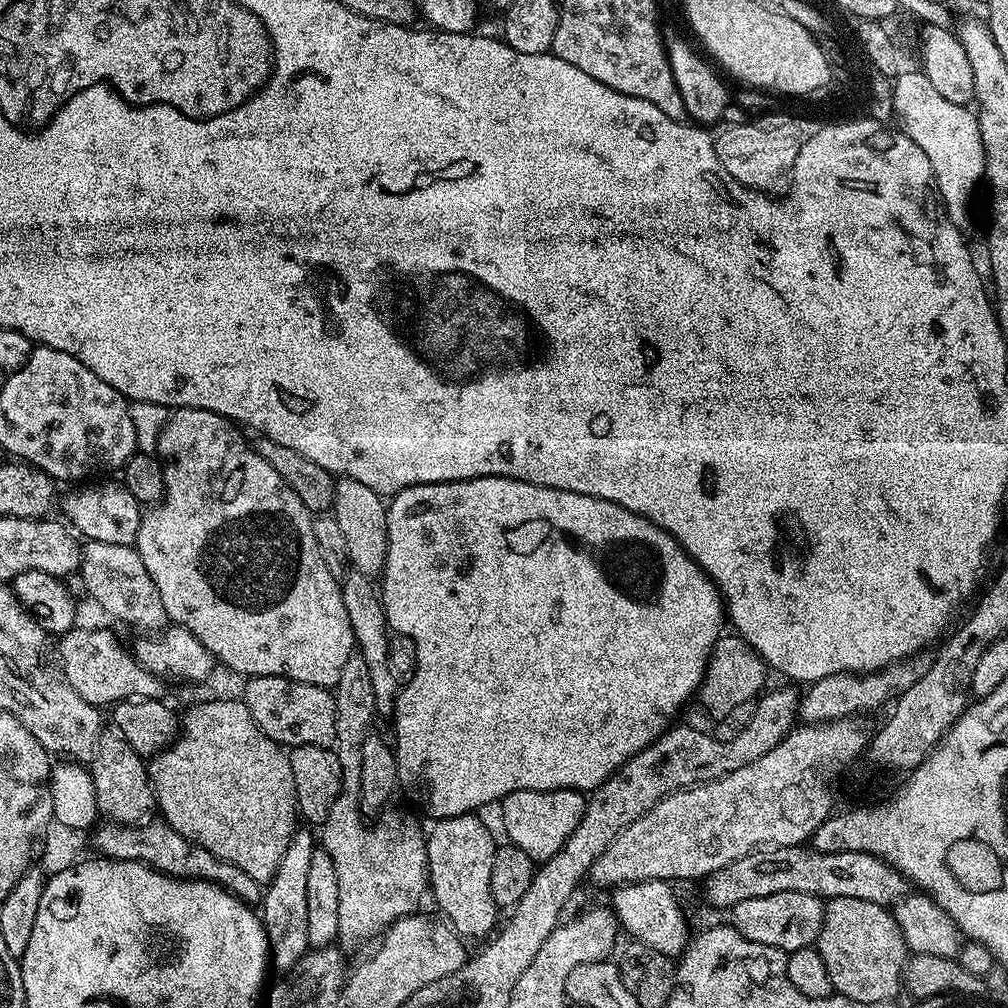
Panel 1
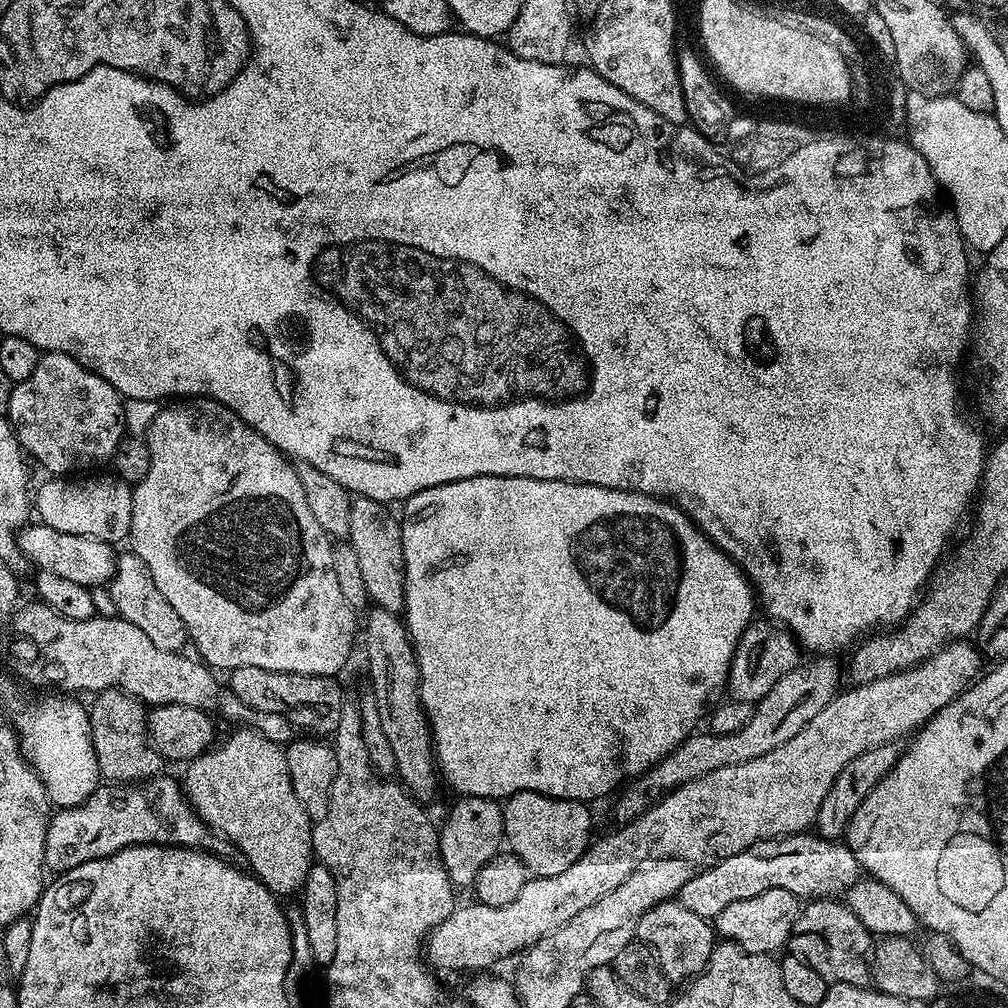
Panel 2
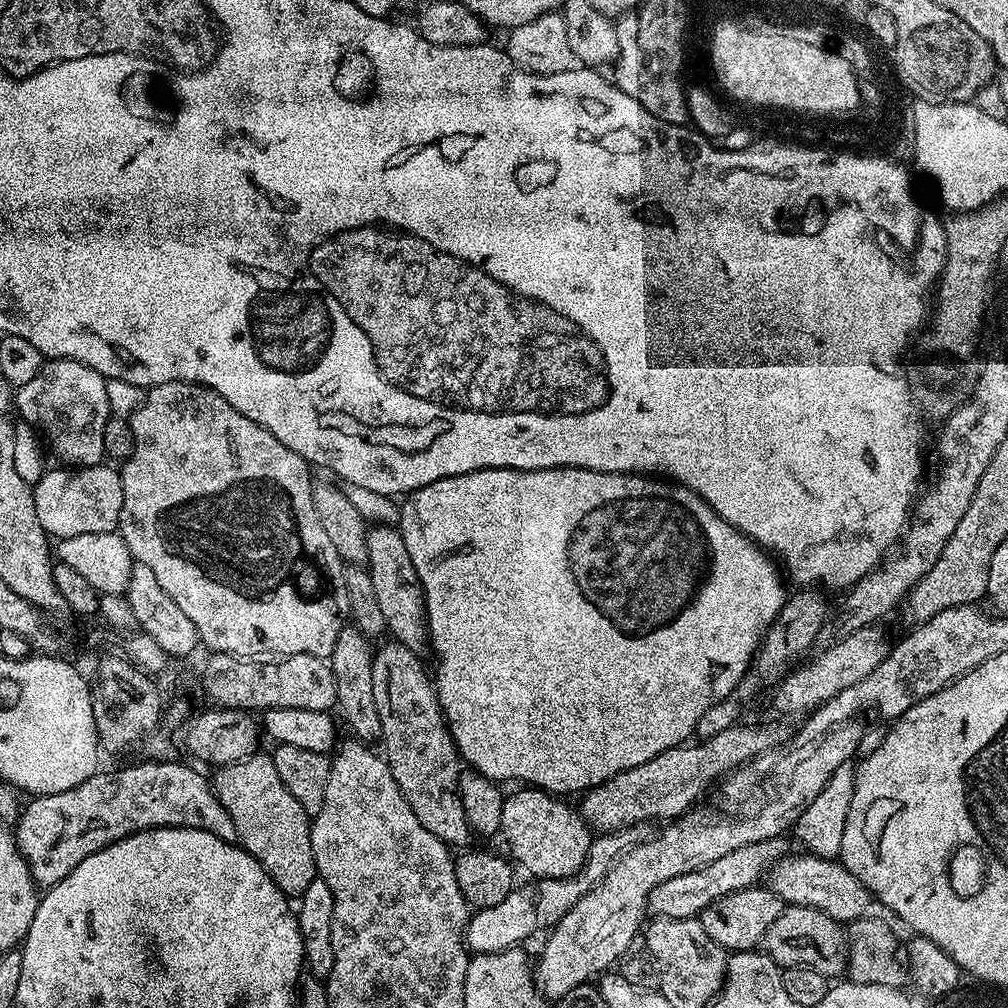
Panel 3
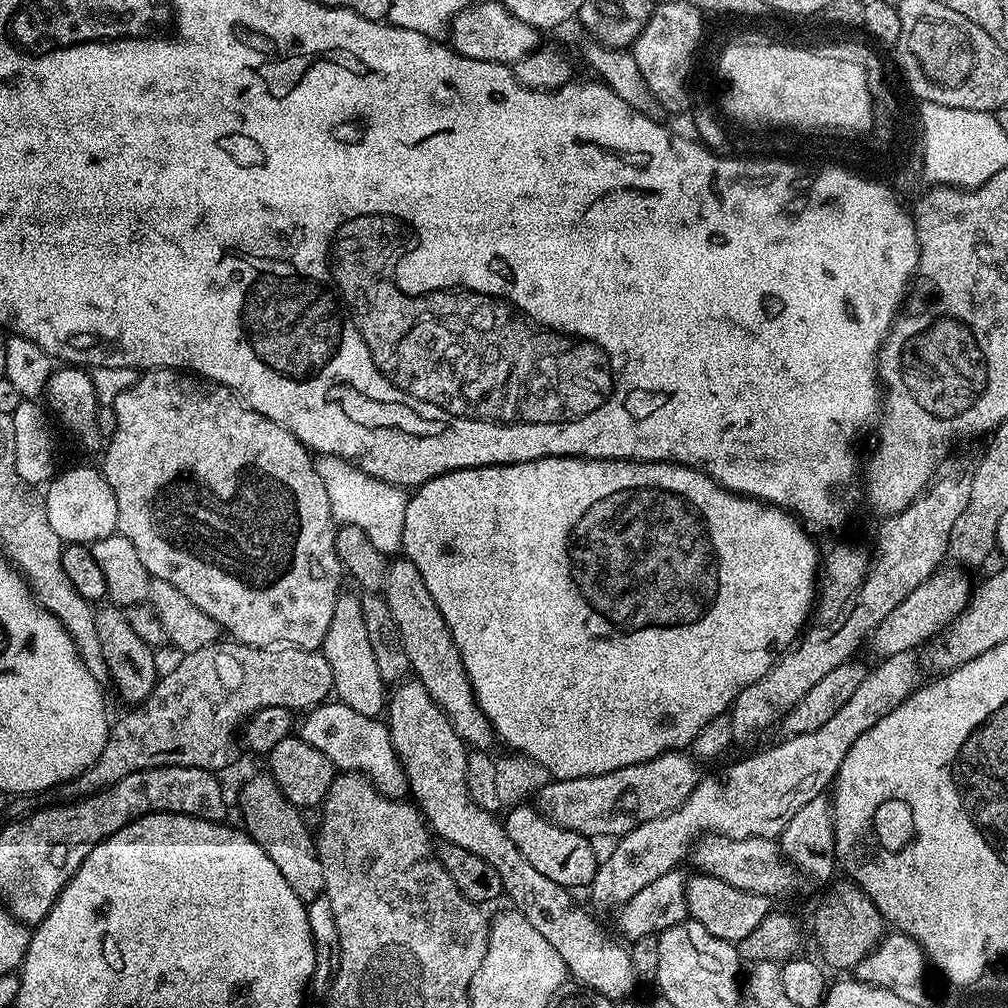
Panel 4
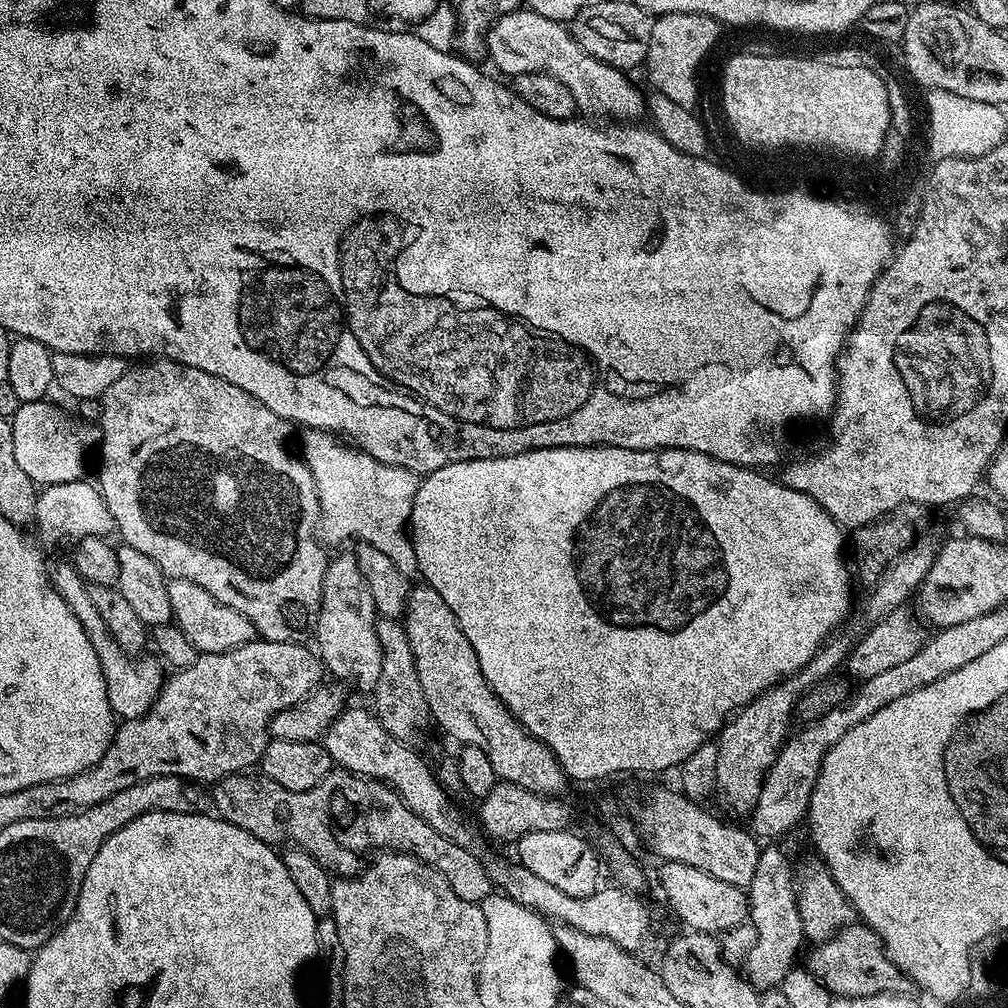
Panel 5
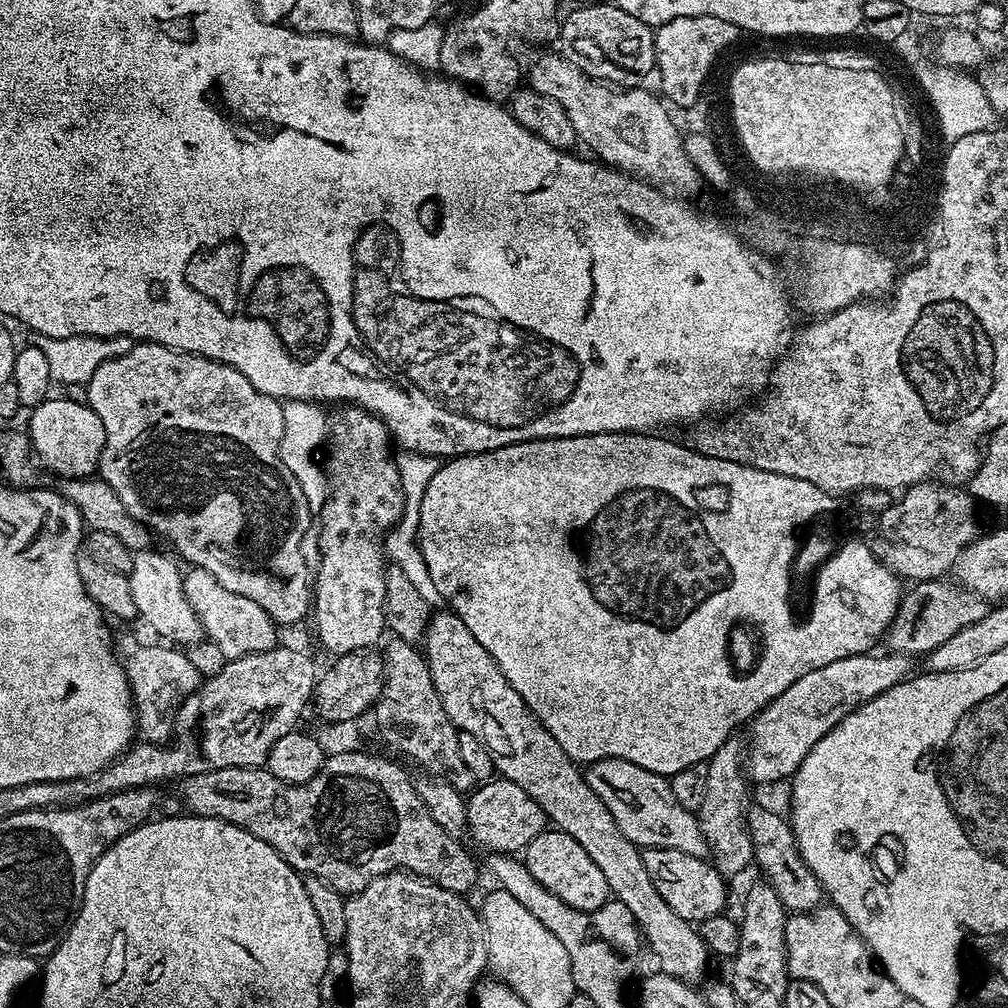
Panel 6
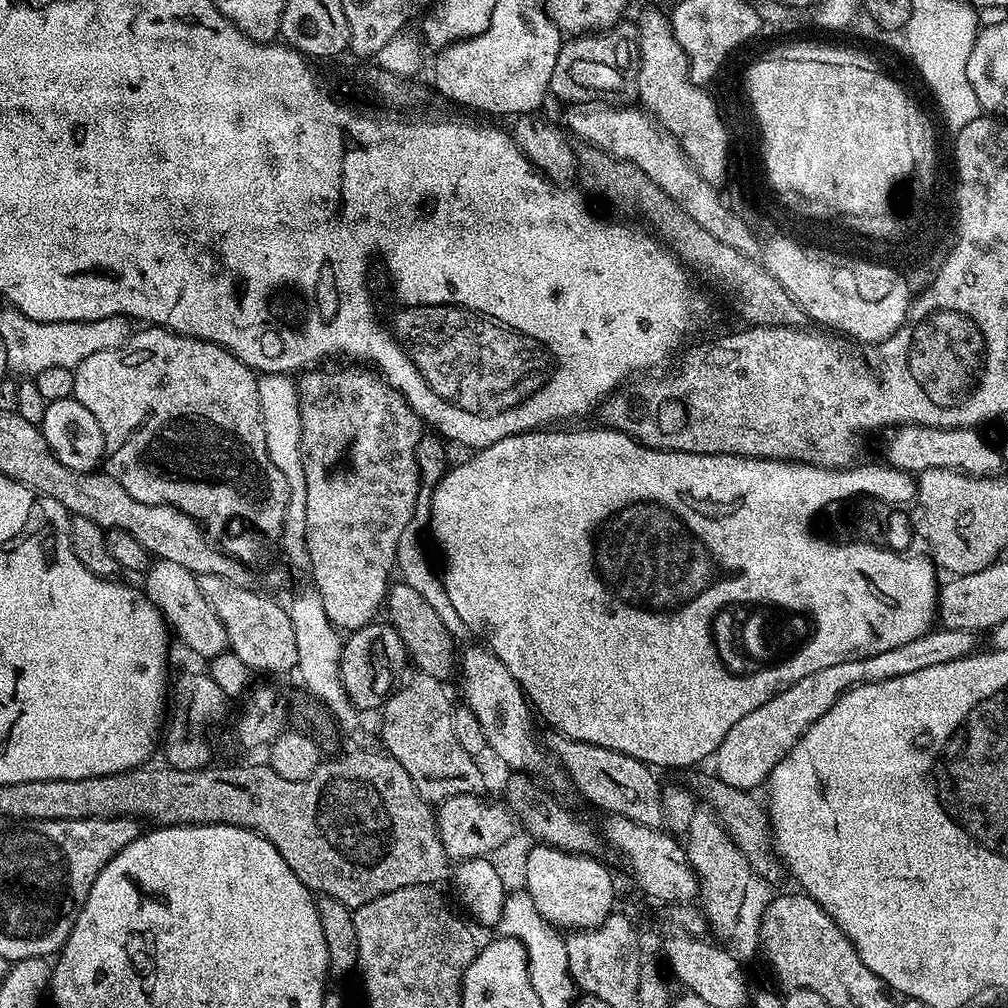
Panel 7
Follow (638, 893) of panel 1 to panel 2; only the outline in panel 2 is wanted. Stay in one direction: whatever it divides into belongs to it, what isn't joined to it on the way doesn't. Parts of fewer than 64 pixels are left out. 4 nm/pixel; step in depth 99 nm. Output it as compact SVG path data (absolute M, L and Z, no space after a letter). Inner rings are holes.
M673 898L655 904L646 910L646 914L642 914L636 927L635 939L651 948L670 984L678 986L703 972L714 947L712 936L714 937L714 928L709 921L694 914L694 910L686 910L679 899Z

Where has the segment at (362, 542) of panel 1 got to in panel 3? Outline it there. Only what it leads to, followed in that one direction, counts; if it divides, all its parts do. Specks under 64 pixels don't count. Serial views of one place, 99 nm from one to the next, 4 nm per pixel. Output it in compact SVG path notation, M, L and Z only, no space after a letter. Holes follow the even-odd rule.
M392 526L369 527L366 567L370 574L370 582L374 582L374 590L382 614L386 617L386 626L391 639L406 646L411 652L423 653L423 648L427 649L430 644L428 615L424 609L424 591L414 570L414 562L410 562L406 542L399 530Z

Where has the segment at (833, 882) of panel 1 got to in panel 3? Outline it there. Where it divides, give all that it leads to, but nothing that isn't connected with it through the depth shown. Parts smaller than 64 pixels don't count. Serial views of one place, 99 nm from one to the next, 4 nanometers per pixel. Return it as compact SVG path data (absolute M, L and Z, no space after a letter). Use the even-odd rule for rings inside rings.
M777 838L763 840L757 844L747 844L722 858L718 862L710 862L710 866L694 870L690 874L680 874L678 878L670 878L656 886L648 896L648 912L653 917L686 918L694 920L712 904L718 902L726 894L734 894L740 890L757 887L760 880L773 864L777 864L783 856L789 855L787 839Z

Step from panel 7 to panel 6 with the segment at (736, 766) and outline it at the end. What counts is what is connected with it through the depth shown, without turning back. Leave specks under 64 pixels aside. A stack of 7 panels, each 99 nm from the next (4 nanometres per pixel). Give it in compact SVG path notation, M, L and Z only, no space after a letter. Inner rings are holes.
M901 652L876 655L838 658L838 662L830 662L830 666L810 670L810 674L798 678L790 690L782 690L774 702L757 714L750 724L752 733L746 736L746 775L753 785L776 784L795 776L806 754L810 754L842 718L913 675L913 657L903 656Z

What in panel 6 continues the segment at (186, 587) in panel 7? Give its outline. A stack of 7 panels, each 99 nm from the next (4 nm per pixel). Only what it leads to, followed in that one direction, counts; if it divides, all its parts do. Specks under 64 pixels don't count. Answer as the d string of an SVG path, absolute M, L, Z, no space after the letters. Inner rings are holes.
M156 551L135 553L132 557L132 571L127 573L137 617L141 621L144 619L160 635L157 637L161 641L176 646L194 645L205 639L204 627L202 622L198 622L198 614L194 614L194 606L186 598L181 565L171 555L163 556Z

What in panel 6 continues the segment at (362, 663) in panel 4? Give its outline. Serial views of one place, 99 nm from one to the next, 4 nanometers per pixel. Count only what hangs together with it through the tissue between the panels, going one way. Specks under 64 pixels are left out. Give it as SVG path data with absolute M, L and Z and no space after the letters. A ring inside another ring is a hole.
M340 406L336 413L329 415L328 433L326 435L326 449L328 448L328 464L326 460L326 472L328 475L330 491L327 495L327 500L324 503L324 509L318 514L320 519L320 540L318 539L318 547L320 554L320 565L314 571L314 599L310 609L311 615L316 615L316 634L320 638L321 644L325 650L332 652L333 657L350 656L353 654L363 653L365 650L372 650L381 643L380 635L385 635L386 629L384 626L384 599L386 598L386 553L384 551L384 538L401 523L404 516L404 487L400 481L402 471L401 465L396 464L396 456L392 453L394 449L394 440L390 435L383 419L375 416L372 412L367 412L366 409L359 406Z

